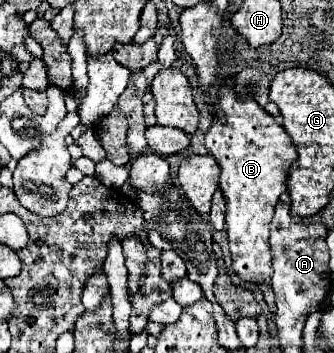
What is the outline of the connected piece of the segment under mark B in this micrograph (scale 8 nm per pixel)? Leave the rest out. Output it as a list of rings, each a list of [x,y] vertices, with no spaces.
[[[231,85],[221,89],[219,107],[225,113],[225,123],[213,119],[205,135],[205,147],[221,167],[219,189],[227,203],[227,235],[231,249],[231,267],[245,283],[271,283],[271,247],[269,223],[283,193],[287,193],[287,175],[297,161],[297,151],[291,137],[275,117],[261,111],[255,101],[241,101]]]

